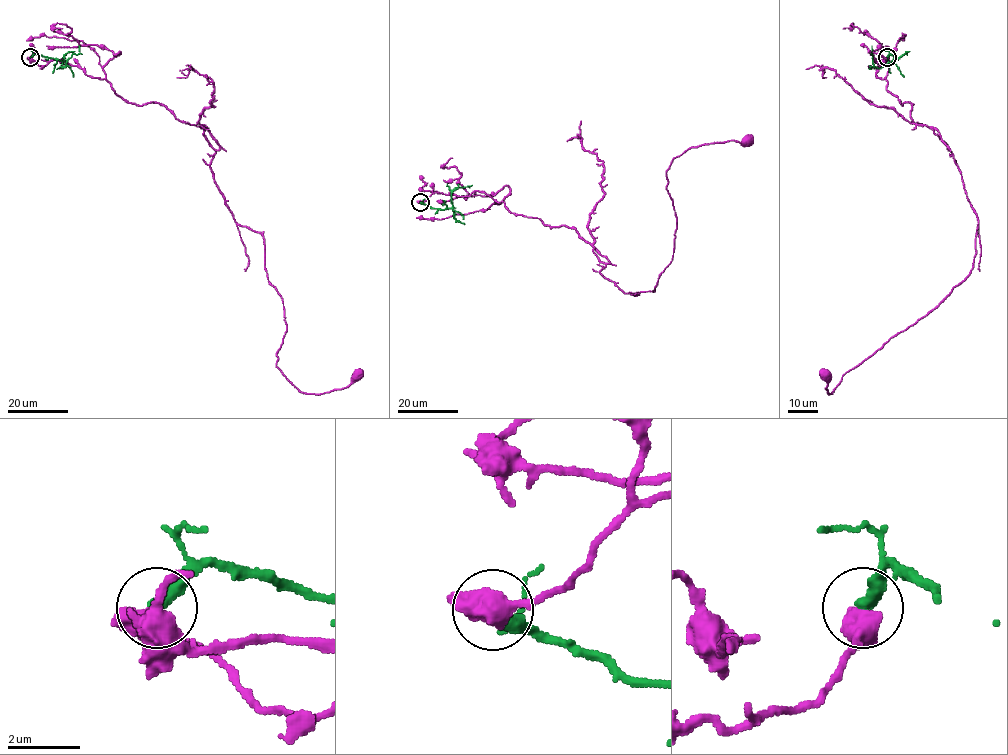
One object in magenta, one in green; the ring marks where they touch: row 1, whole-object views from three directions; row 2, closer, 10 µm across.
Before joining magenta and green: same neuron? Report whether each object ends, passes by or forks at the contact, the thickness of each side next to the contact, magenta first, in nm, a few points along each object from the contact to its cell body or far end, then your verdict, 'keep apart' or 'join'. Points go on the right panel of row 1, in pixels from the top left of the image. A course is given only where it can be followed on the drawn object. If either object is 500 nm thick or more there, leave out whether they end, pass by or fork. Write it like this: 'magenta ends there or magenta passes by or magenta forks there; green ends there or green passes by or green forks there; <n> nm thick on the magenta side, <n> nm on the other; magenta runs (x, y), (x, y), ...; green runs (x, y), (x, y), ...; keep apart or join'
600 nm thick on the magenta side, 400 nm on the other; magenta runs (887, 57), (877, 77), (946, 144), (960, 173), (978, 223), (973, 267), (831, 394), (825, 373); green runs (887, 57), (891, 54), (893, 59), (876, 68), (872, 62), (871, 46); keep apart

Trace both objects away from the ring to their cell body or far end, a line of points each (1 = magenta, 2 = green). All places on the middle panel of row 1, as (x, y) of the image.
1: (421, 202), (483, 192), (574, 228), (623, 292), (652, 291), (673, 254), (671, 162), (749, 140)
2: (421, 202), (434, 208), (449, 208), (453, 191), (457, 187), (469, 186)

